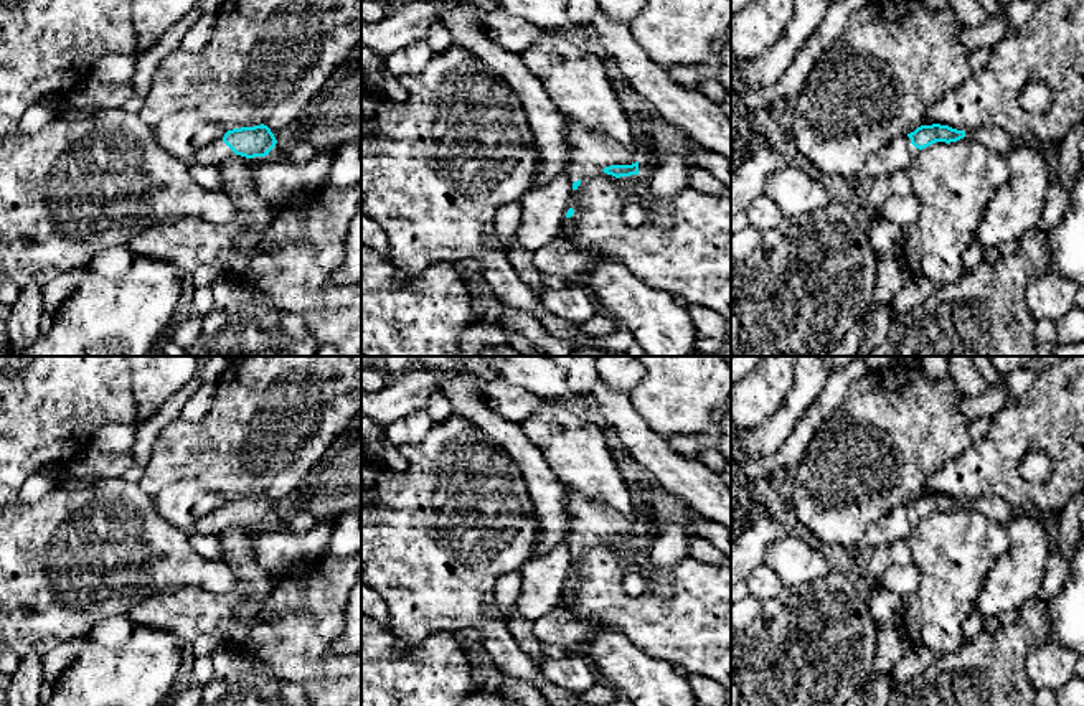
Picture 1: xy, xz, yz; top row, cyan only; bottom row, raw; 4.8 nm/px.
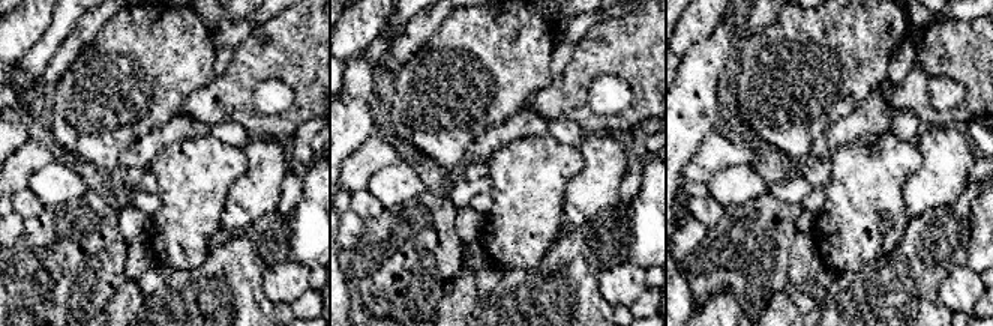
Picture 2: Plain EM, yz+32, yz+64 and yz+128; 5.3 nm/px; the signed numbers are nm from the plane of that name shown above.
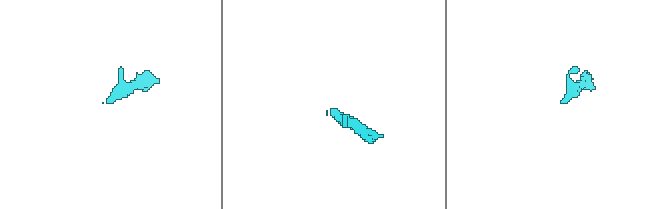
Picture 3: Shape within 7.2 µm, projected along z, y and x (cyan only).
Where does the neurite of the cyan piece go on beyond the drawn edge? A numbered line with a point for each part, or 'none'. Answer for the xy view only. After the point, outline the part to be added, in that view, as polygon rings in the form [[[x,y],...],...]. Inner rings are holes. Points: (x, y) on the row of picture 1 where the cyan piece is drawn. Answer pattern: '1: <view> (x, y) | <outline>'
1: xy (215, 154) | [[[219,139],[218,142],[200,148],[195,160],[205,165],[219,165],[236,153]]]

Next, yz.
1: yz (896, 155) | [[[907,135],[898,137],[896,140],[886,144],[879,152],[868,158],[858,173],[856,181],[860,188],[865,188],[868,183],[878,178],[906,170],[917,152],[919,148],[911,144]]]

